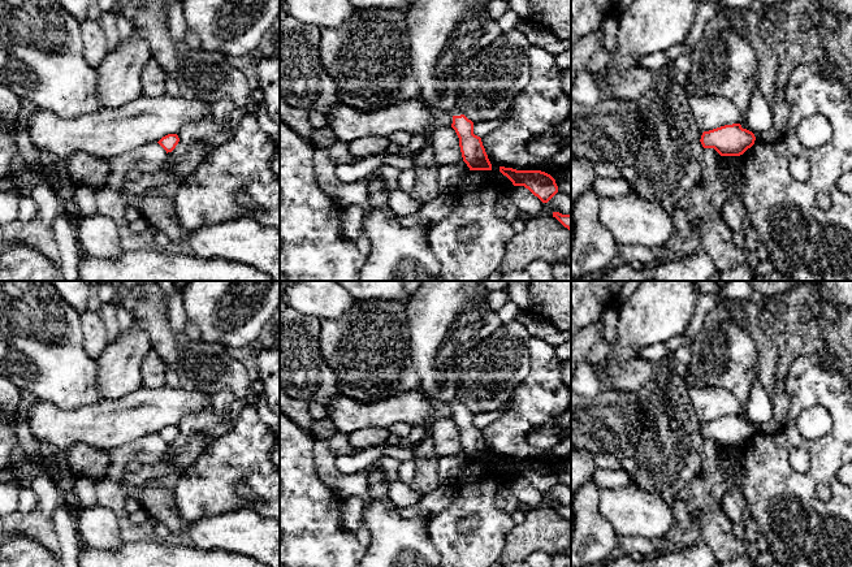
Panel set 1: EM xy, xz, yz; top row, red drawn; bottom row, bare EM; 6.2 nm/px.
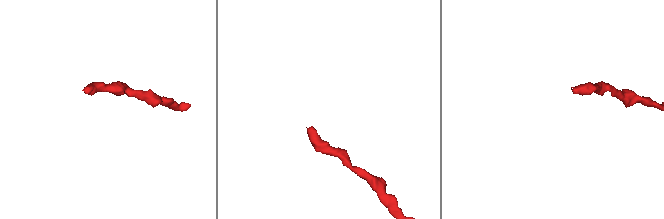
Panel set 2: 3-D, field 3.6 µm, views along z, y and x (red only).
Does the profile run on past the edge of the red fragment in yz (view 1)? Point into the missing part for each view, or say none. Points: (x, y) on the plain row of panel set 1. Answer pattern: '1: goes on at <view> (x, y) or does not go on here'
1: does not go on here

